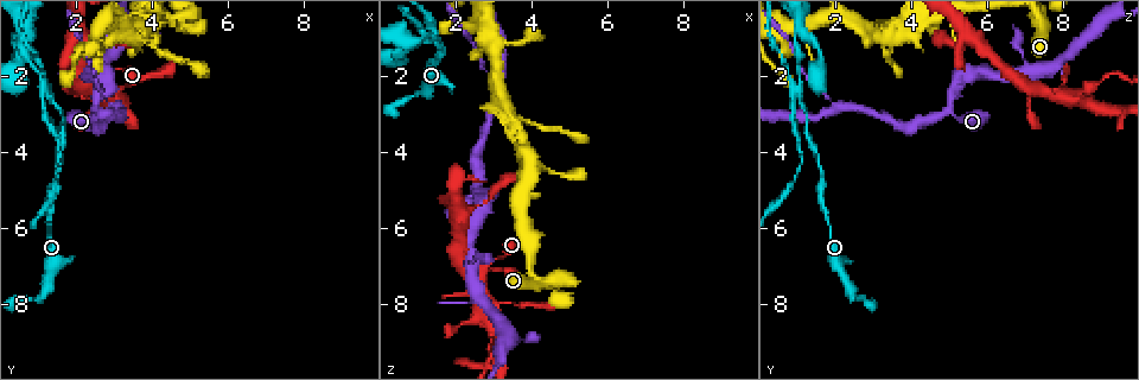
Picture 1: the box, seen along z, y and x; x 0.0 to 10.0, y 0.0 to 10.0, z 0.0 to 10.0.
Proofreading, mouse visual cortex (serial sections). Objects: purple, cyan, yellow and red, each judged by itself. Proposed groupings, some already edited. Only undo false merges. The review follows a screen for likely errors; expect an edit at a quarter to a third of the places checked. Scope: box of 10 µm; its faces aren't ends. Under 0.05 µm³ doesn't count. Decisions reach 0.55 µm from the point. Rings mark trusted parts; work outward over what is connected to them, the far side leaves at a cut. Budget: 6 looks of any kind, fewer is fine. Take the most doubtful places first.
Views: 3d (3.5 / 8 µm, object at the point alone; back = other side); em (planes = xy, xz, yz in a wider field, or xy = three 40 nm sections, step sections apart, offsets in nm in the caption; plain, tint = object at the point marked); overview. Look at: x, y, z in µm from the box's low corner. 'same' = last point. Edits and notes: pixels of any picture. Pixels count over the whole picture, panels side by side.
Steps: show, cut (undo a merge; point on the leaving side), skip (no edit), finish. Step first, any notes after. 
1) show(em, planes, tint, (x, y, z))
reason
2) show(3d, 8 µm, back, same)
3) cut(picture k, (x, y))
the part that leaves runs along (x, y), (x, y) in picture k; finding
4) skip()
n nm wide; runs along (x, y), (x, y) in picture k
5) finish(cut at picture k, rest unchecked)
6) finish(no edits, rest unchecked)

show(3d, 3.5 µm, back, (1.40, 2.65, 1.15))
arms run side by side

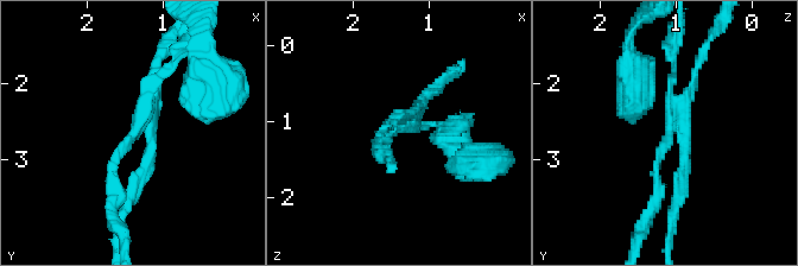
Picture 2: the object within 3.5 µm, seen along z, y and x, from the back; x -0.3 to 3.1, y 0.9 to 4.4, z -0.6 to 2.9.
show(em, xy, step 2, tint, (1.35, 2.65, 1.10))
4 arms; arms of 100, 150, 150, 150 nm; need the tissue

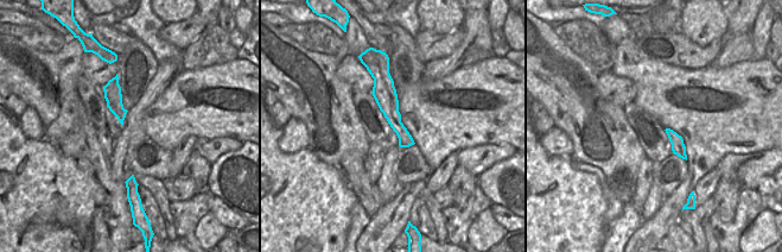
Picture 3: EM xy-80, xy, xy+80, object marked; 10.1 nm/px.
cut(picture 2, (135, 183))
the part that leaves runs along (684, 149), (669, 247) in picture 2; a second cell is stuck on

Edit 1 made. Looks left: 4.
show(overview)
redraw

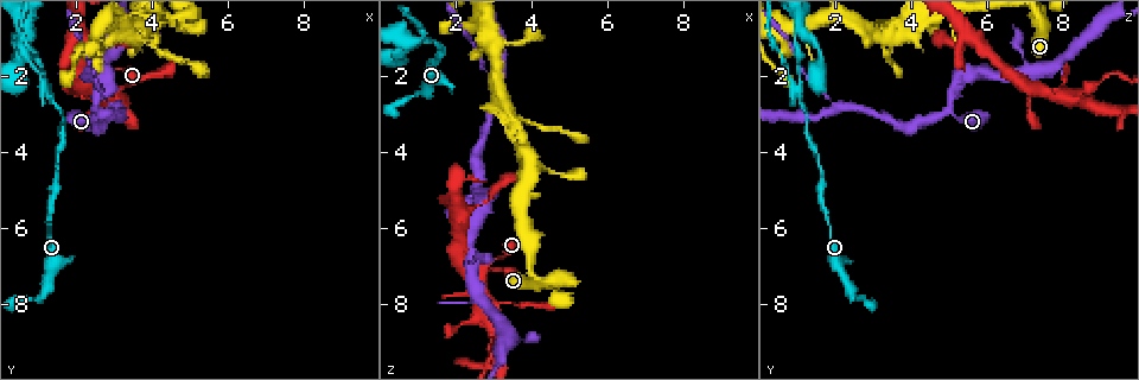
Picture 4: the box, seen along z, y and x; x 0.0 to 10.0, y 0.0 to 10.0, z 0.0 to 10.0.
show(3d, 3.5 µm, (2.80, 2.55, 8.20))
three arms meet

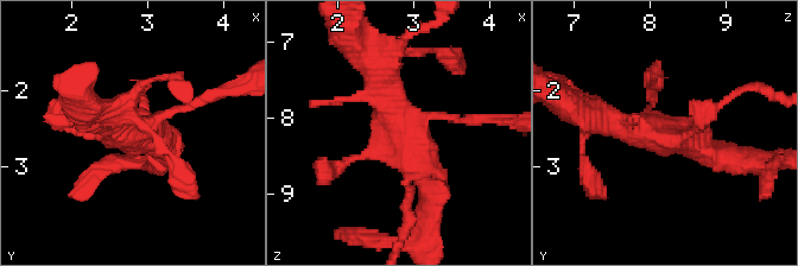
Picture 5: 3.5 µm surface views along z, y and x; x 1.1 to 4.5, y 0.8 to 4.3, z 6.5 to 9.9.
show(em, planes, tint, (2.85, 2.55, 8.15))

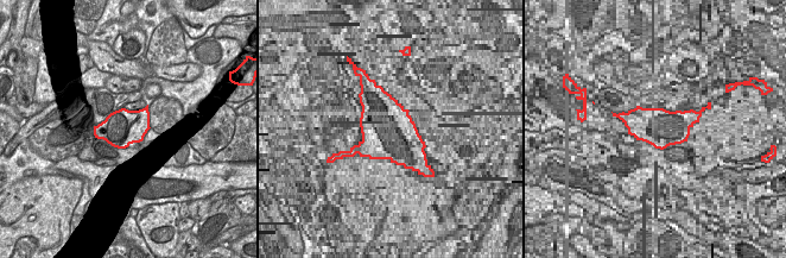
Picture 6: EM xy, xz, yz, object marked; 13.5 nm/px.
skip()
runs along (381, 55), (429, 195) in picture 5; continuous, no second cell

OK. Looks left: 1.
finish(cut at picture 2, rest unchecked)

